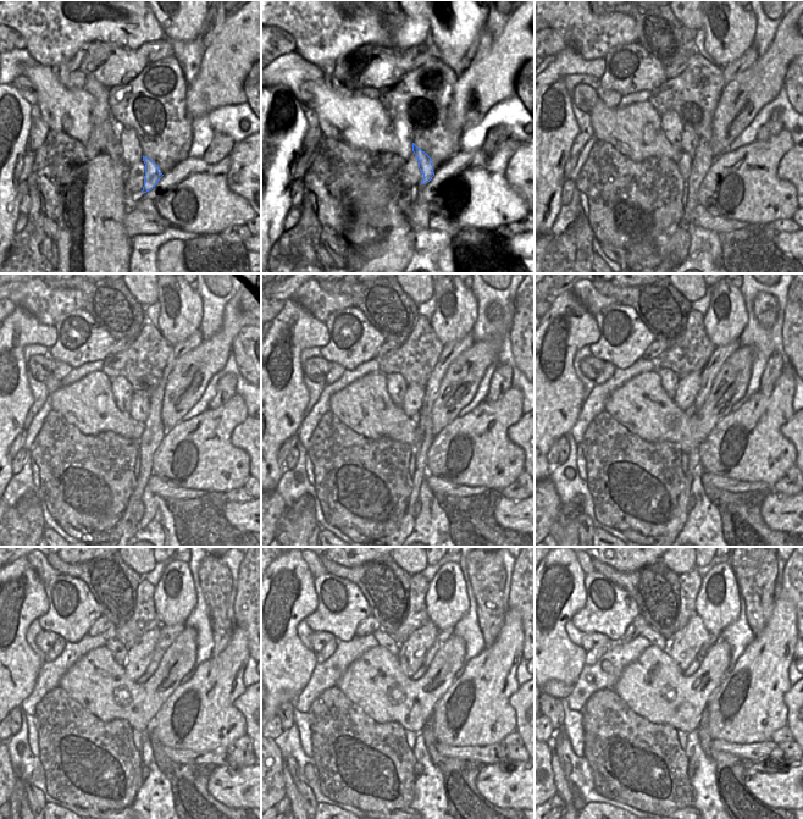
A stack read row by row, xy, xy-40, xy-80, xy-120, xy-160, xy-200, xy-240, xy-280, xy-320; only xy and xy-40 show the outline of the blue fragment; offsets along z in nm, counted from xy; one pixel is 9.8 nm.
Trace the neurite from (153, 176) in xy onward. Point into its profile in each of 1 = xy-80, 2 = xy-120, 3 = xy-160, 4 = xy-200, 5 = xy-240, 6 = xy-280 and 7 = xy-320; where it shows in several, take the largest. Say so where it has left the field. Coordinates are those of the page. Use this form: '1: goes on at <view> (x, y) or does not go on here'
1: goes on at xy-80 (690, 139)
2: goes on at xy-120 (139, 410)
3: goes on at xy-160 (413, 399)
4: goes on at xy-200 (687, 388)
5: goes on at xy-240 (140, 654)
6: goes on at xy-280 (413, 652)
7: goes on at xy-320 (685, 647)

